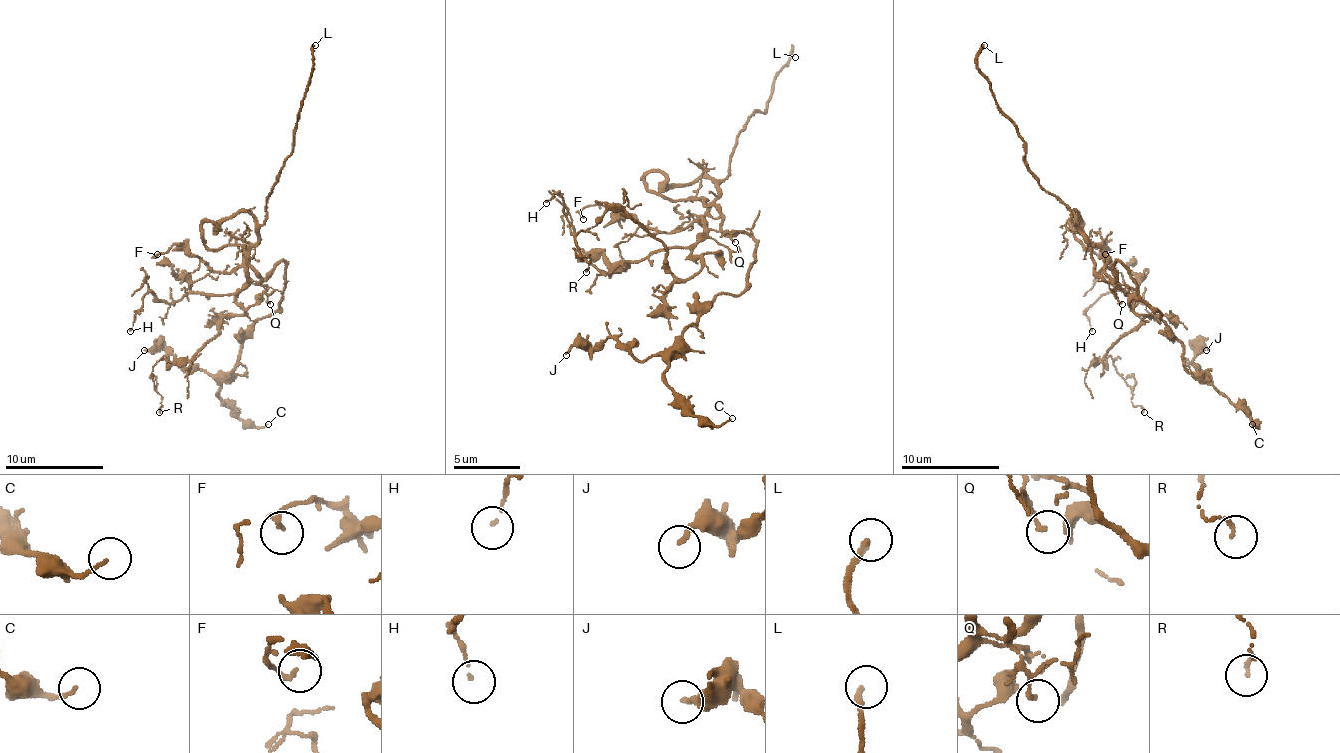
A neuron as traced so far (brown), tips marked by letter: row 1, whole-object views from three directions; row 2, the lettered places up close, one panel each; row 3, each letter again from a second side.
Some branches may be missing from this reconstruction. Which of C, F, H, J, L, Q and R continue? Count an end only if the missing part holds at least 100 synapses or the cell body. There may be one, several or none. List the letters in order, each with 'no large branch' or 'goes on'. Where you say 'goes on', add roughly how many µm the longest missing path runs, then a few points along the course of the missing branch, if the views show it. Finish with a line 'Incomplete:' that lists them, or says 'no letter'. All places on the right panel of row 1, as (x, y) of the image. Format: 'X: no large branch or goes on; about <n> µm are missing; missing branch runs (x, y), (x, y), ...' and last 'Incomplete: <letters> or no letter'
C: no large branch
F: no large branch
H: no large branch
J: no large branch
L: goes on; about 20 µm are missing; missing branch runs (984, 45), (989, 40), (989, 72), (979, 62), (967, 65), (947, 28), (937, 25)
Q: no large branch
R: no large branch
Incomplete: L

